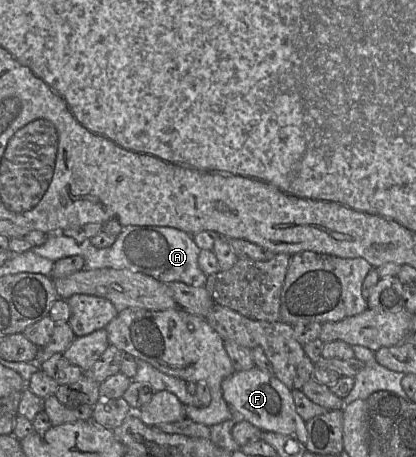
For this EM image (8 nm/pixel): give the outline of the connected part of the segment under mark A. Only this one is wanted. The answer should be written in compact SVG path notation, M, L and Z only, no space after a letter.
M139 225L123 227L113 245L108 248L96 248L90 239L77 241L62 233L53 233L48 236L44 244L32 246L32 250L53 262L69 256L81 256L84 259L84 269L129 269L147 274L162 283L177 281L201 287L207 280L207 275L198 264L201 249L195 244L191 235L174 227Z

